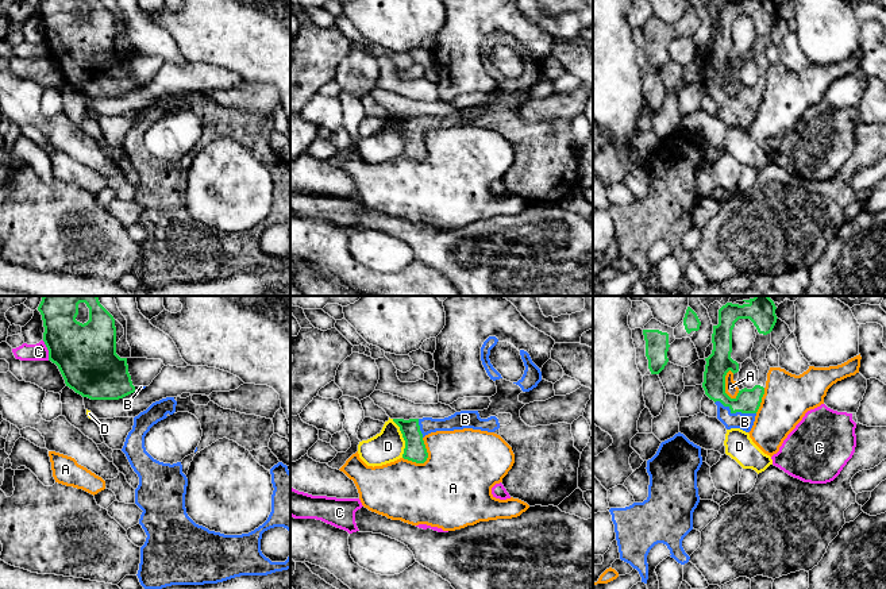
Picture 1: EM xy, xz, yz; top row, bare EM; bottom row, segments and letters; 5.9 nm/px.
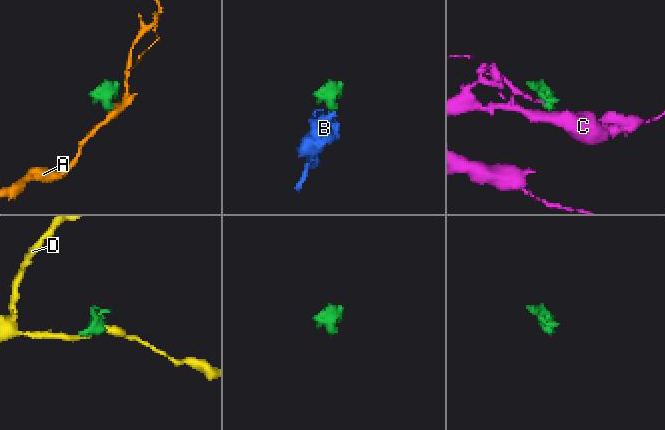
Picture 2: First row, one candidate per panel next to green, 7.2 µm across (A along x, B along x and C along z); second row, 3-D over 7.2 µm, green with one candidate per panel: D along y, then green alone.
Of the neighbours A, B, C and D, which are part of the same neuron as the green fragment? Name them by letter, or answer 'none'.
B

